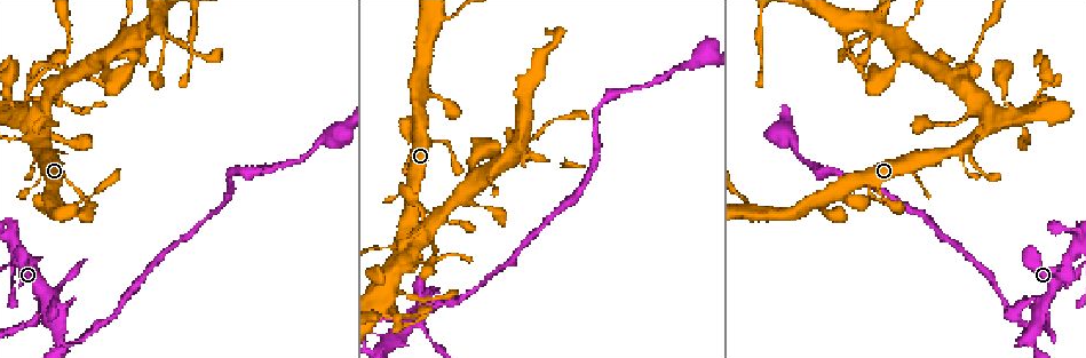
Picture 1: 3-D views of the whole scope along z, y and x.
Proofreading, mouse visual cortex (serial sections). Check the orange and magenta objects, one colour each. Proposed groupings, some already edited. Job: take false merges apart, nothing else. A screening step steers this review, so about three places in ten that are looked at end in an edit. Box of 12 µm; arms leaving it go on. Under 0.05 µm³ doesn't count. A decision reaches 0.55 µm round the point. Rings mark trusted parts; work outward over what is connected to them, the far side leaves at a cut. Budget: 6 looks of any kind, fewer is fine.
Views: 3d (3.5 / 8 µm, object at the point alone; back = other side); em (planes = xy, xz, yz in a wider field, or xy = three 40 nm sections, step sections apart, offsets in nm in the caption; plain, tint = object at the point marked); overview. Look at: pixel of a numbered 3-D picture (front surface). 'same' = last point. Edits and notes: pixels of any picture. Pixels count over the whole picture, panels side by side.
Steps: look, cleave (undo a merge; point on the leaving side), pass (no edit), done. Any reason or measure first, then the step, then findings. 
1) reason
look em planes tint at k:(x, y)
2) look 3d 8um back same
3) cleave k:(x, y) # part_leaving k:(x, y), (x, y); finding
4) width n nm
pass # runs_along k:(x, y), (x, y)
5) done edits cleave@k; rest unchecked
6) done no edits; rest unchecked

calibre changes
look 3d 8um at 1:(1043, 303)

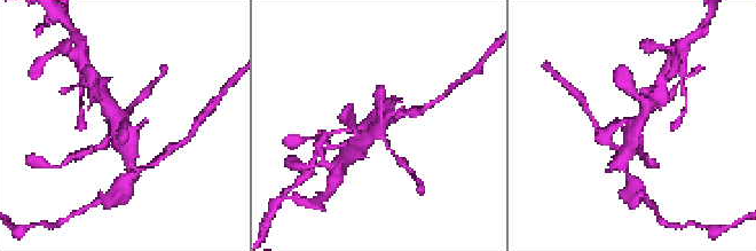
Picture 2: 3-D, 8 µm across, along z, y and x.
look 3d 3.5um at 2:(636, 127)

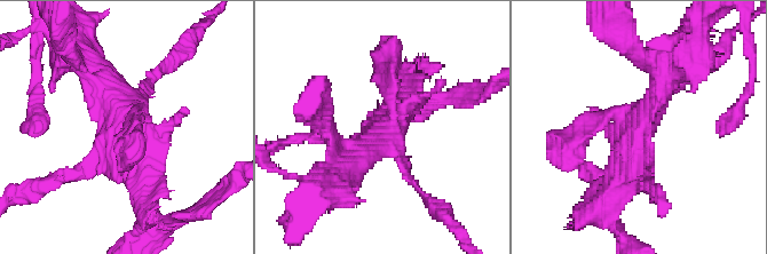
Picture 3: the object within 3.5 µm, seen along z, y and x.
look em xy step 5 tint at 3:(638, 127)

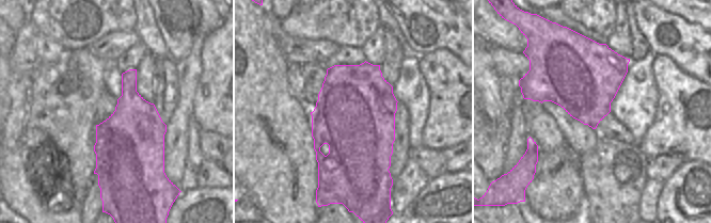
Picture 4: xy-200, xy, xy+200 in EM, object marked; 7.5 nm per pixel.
pass # one cell here

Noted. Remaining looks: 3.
four arms meet
look 3d 3.5um at 1:(429, 235)

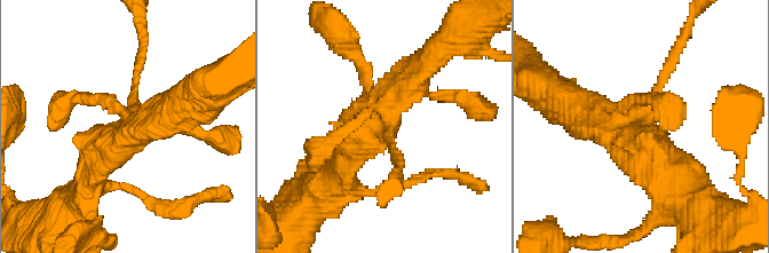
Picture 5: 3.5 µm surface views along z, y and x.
arms 4; arm_widths 150, 200, 400, 450 nm; need the tissue
look em xy step 2 tint at 5:(639, 128)

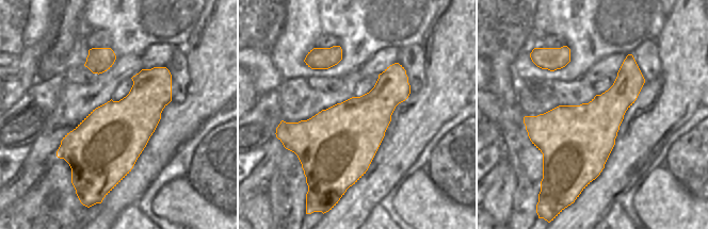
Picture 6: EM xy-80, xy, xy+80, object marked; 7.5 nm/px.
look em xy step 3 tint same

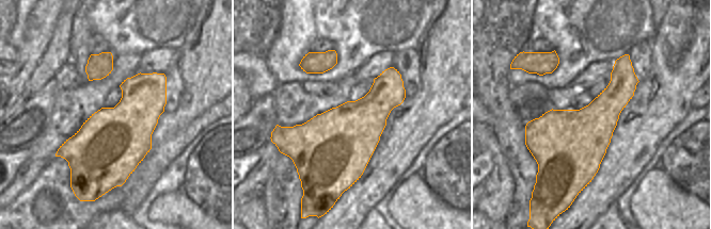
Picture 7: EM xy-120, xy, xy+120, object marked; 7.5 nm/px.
pass # runs_along 5:(340, 170), (361, 125), (421, 66); all the same cell

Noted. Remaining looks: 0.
done no edits; rest unchecked

